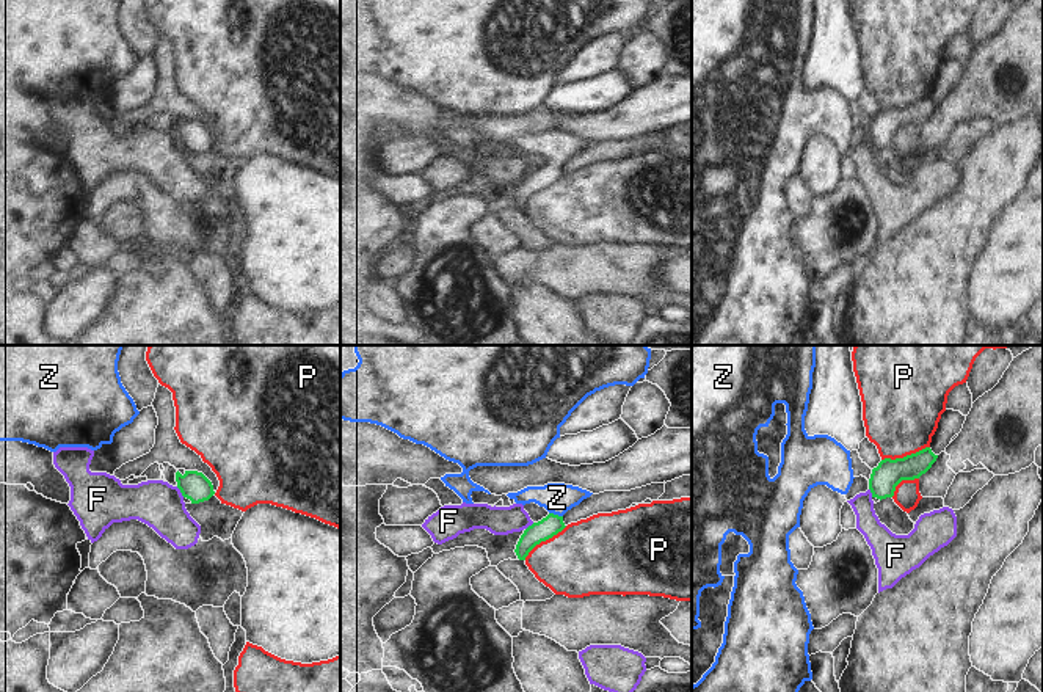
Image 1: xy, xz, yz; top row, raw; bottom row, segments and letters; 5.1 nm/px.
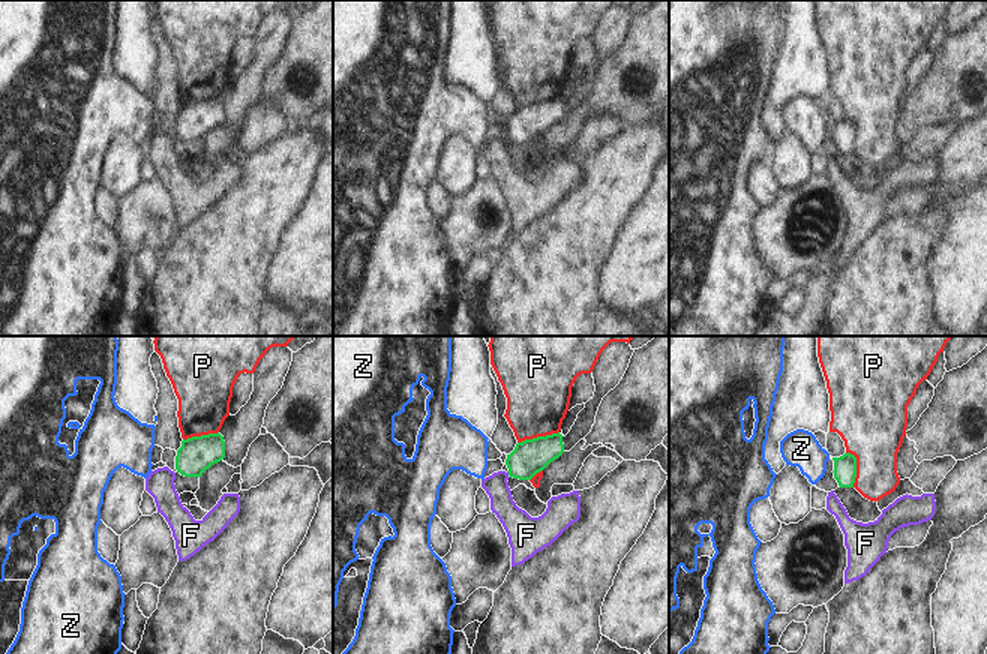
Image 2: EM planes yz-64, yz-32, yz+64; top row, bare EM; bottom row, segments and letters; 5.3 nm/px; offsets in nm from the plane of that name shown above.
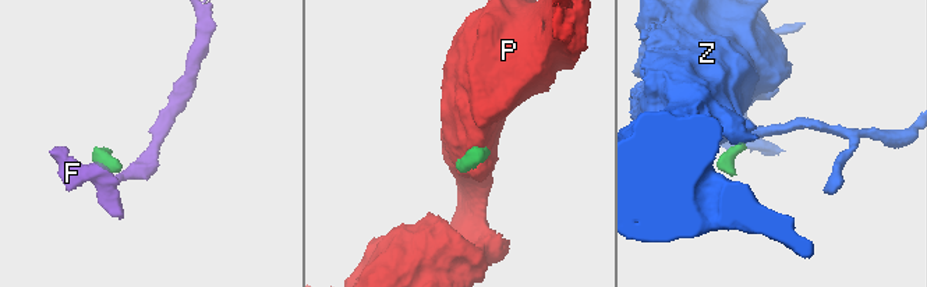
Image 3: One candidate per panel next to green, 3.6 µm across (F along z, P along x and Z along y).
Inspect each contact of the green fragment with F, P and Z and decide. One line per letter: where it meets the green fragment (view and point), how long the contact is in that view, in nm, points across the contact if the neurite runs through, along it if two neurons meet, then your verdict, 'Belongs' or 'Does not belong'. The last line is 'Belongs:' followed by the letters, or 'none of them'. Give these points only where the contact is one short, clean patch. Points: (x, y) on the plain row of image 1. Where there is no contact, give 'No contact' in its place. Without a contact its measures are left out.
F: Touches green at xy (181, 140). Shared border 70 nm. Boundary: xy (176, 135), (184, 145). Does not belong
P: Touches green at yz (907, 104). Shared border 260 nm. Boundary: yz (929, 94), (902, 105), (882, 109). Does not belong
Z: Touches green at xz (556, 163). Shared border 80 nm. Path across: xz (549, 174), (556, 163), (557, 146). Belongs
Belongs: Z

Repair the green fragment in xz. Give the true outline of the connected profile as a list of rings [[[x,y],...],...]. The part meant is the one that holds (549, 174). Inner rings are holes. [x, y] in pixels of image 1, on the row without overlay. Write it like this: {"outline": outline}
{"outline": [[[565,132],[527,135],[518,141],[508,141],[507,144],[516,152],[525,154],[535,151],[549,160],[546,166],[533,171],[524,179],[514,198],[518,207],[525,209],[529,201],[536,193],[561,180],[566,176],[563,171],[563,163],[591,143],[593,141],[587,138]]]}

